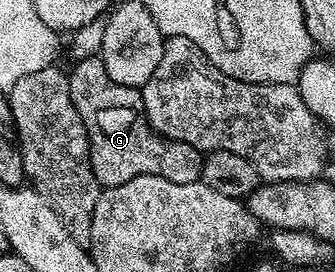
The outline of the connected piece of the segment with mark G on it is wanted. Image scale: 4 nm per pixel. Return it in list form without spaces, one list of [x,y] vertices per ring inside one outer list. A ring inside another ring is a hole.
[[[99,56],[81,59],[72,66],[69,92],[91,141],[91,167],[100,187],[120,186],[137,176],[161,176],[173,184],[202,179],[204,155],[189,144],[162,138],[150,126],[143,111],[142,89],[114,82]]]

